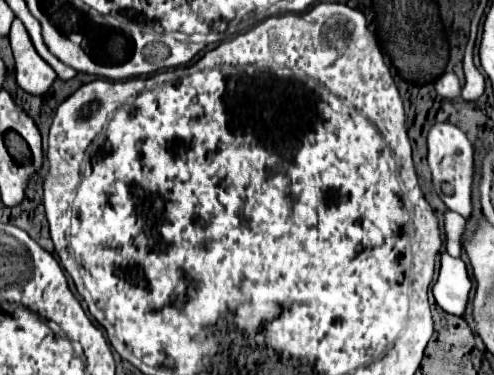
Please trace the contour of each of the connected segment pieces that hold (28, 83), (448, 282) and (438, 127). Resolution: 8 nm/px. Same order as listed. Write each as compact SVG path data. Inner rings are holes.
M17 18L11 26L9 40L15 56L17 84L33 96L47 94L57 76L49 64L43 64L43 60L39 60L39 54L35 52L35 48L31 48L27 30L23 28L23 24L19 24Z
M447 252L441 256L439 278L433 286L435 302L449 314L463 316L471 292L471 280L461 258L453 258Z
M443 122L435 124L429 130L429 168L433 172L433 186L439 198L447 204L449 210L461 214L463 218L469 218L473 212L471 204L471 188L473 188L473 174L475 174L475 158L473 158L473 146L467 140L467 136L453 124Z

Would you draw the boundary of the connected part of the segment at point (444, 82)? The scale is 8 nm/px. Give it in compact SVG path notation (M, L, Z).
M443 74L437 82L435 82L435 90L447 98L447 100L455 100L461 96L461 84L459 84L459 78L453 76L453 74Z

